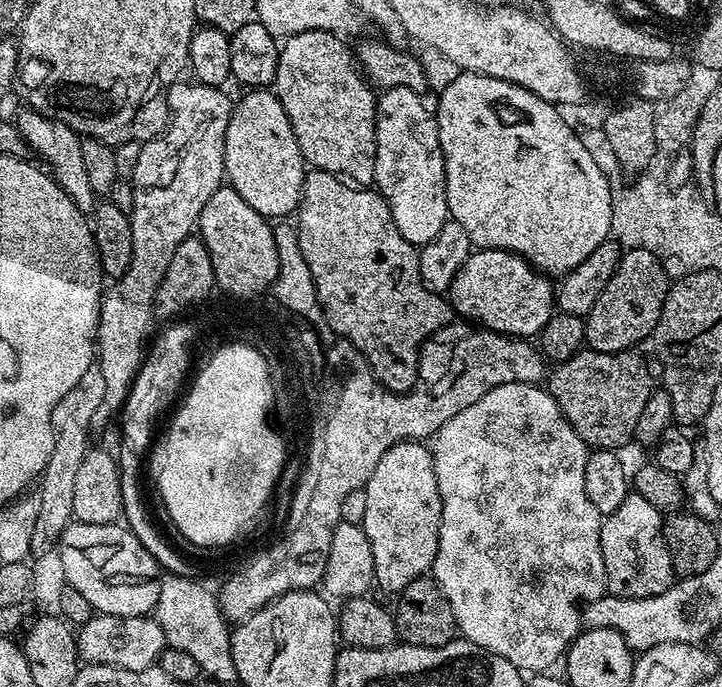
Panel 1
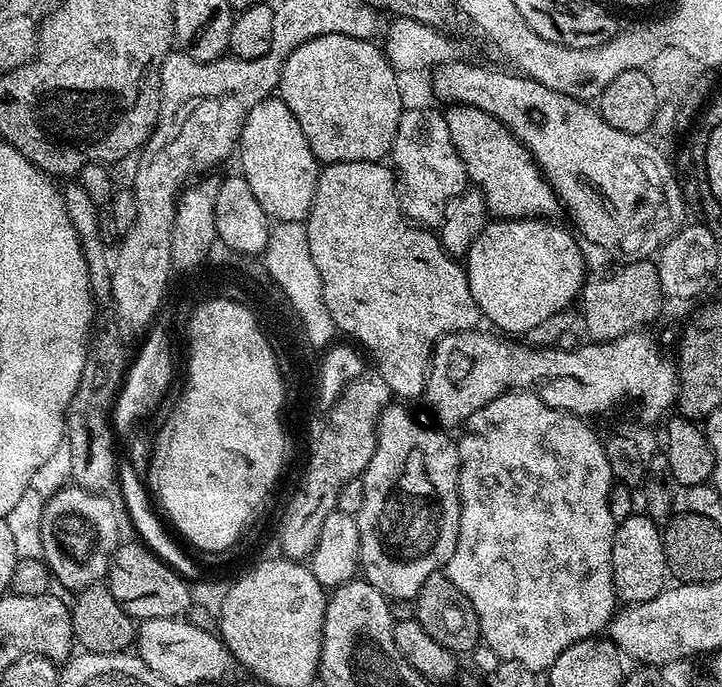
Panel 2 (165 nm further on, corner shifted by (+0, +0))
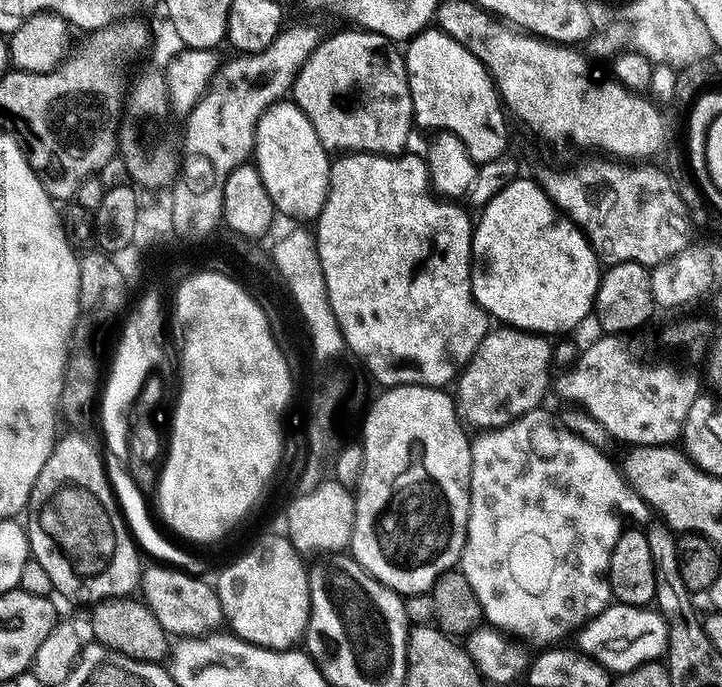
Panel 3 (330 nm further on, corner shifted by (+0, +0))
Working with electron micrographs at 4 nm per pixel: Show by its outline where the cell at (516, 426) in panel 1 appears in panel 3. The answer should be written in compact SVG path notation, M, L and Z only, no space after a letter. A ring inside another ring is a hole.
M543 407L535 408L532 412L528 412L524 416L519 416L514 422L510 422L505 426L505 428L493 428L491 430L484 430L479 433L480 437L475 437L472 440L472 473L470 474L470 518L468 519L468 533L466 534L466 542L464 543L464 549L460 555L460 562L458 565L458 571L466 578L466 582L470 582L470 590L474 590L474 594L478 594L478 602L480 603L480 611L482 613L483 619L487 621L491 627L499 628L501 632L513 637L519 638L521 641L529 642L530 640L534 644L540 644L536 646L552 646L560 640L563 636L571 637L573 633L584 627L588 621L594 619L598 614L602 614L602 610L607 608L609 604L613 603L612 591L608 585L608 567L610 566L610 554L614 550L614 542L618 542L620 533L625 531L626 523L624 520L632 520L633 525L636 526L647 526L653 523L654 513L651 508L648 507L648 503L643 500L642 497L636 493L631 486L628 485L628 481L625 480L623 473L610 461L604 457L605 453L601 449L590 446L590 442L586 442L582 438L575 436L572 431L565 428L563 424L557 422L548 412L544 412Z

